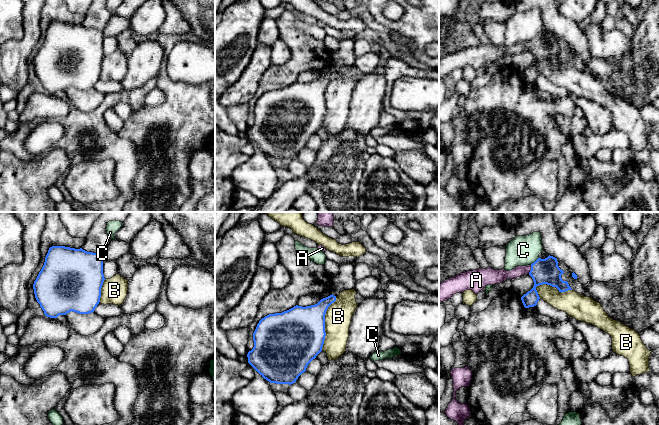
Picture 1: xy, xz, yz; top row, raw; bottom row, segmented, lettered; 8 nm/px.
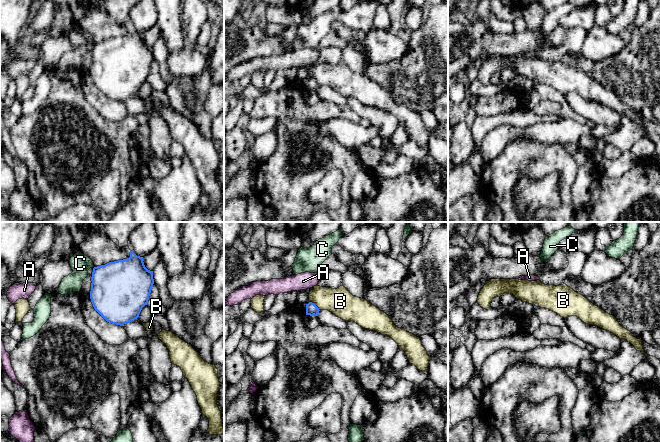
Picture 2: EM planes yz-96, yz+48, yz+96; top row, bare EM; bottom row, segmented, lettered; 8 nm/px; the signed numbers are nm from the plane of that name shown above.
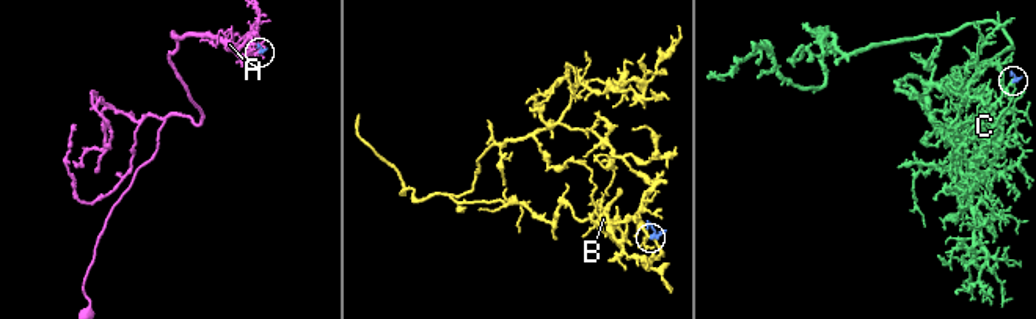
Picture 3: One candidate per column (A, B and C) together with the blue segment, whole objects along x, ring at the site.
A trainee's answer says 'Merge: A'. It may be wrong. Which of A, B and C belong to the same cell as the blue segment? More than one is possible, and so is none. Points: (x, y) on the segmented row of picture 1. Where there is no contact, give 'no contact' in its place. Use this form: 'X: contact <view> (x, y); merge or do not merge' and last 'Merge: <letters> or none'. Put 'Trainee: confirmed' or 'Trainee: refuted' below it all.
A: contact yz (531, 269); merge
B: contact xz (324, 324); do not merge
C: contact yz (535, 261); do not merge
Merge: A
Trainee: confirmed

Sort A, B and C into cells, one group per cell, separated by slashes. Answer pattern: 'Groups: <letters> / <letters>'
Groups: A / B / C

